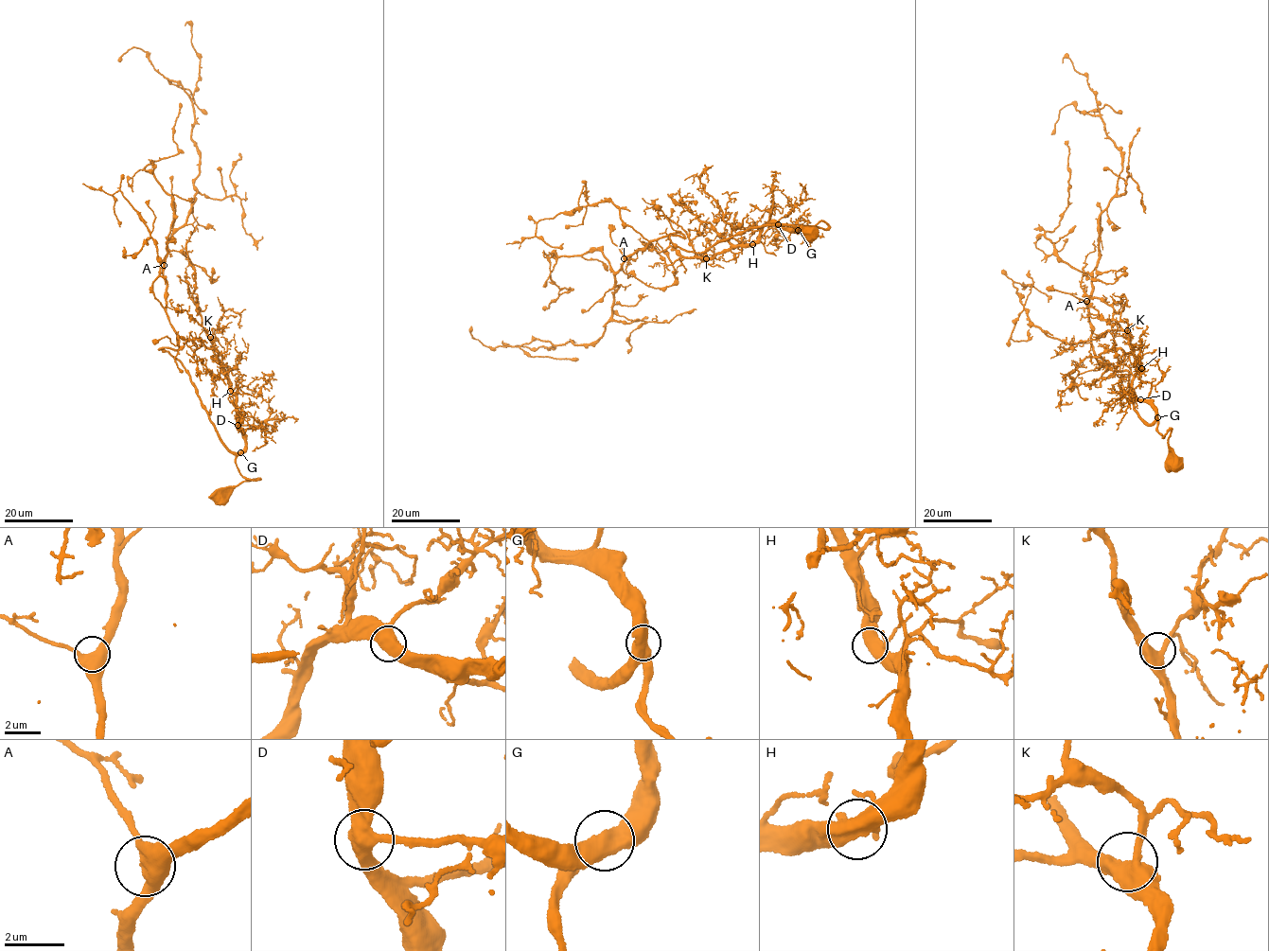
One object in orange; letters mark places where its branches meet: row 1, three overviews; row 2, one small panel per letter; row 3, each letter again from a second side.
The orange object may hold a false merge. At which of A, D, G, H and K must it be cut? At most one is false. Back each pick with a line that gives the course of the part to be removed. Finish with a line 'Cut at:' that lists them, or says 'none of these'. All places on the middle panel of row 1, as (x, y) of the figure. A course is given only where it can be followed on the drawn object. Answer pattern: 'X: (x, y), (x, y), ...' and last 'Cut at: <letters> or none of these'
Cut at: none of these

